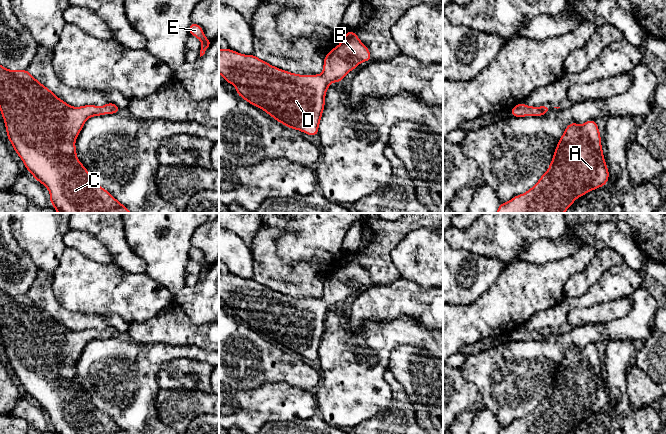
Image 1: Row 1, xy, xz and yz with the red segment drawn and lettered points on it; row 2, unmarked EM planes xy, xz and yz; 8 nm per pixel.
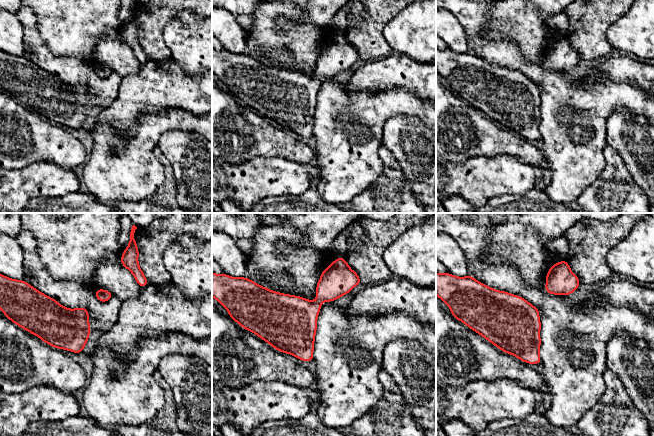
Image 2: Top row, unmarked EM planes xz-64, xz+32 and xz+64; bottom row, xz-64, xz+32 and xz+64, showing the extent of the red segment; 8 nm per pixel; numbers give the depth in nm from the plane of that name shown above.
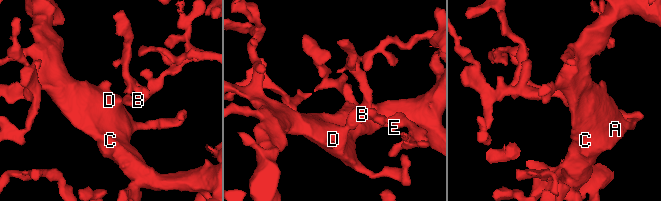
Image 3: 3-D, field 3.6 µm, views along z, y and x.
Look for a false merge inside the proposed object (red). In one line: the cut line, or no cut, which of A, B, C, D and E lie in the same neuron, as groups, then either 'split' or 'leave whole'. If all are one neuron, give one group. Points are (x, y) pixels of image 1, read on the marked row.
no cut | A B C D E | leave whole

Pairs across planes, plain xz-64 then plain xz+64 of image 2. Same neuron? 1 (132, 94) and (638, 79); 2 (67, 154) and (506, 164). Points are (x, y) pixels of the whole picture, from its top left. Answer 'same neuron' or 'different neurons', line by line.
1: same neuron
2: different neurons

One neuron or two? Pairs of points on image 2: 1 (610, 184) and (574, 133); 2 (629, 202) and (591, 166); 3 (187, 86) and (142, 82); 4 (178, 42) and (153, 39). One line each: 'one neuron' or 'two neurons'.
1: two neurons
2: two neurons
3: one neuron
4: two neurons

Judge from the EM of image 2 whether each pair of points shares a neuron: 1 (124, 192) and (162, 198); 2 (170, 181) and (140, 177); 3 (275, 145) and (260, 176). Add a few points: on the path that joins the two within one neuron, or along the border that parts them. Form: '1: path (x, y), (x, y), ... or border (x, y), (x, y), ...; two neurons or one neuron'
1: border (165, 178), (152, 195), (136, 201), (127, 201); two neurons
2: border (158, 158), (164, 169), (164, 182), (148, 197); two neurons
3: border (247, 160), (253, 157), (284, 157), (293, 162); two neurons

